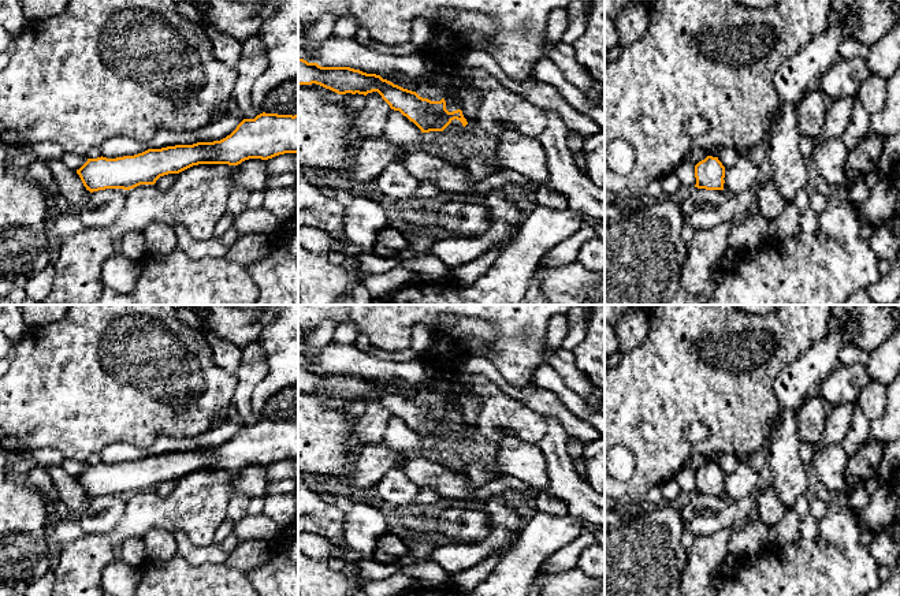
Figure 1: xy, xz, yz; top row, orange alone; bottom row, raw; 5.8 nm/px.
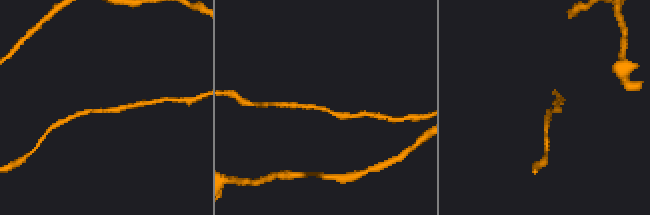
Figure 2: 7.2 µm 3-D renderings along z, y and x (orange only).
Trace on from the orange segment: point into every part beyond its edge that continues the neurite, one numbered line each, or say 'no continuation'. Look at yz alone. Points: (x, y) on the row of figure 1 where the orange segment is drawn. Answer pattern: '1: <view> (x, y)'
no continuation

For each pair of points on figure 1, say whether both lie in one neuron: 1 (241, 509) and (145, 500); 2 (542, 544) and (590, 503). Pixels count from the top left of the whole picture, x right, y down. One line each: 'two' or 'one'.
1: two
2: two

